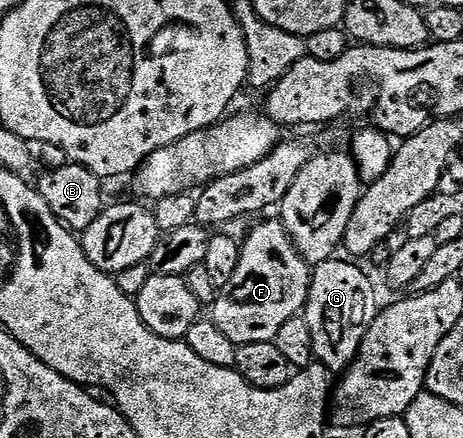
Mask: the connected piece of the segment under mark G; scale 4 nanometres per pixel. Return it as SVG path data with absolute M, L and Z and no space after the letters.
M333 257L313 266L311 285L302 317L310 328L310 341L315 362L327 367L329 372L343 373L356 358L367 326L378 306L369 277L351 260Z

